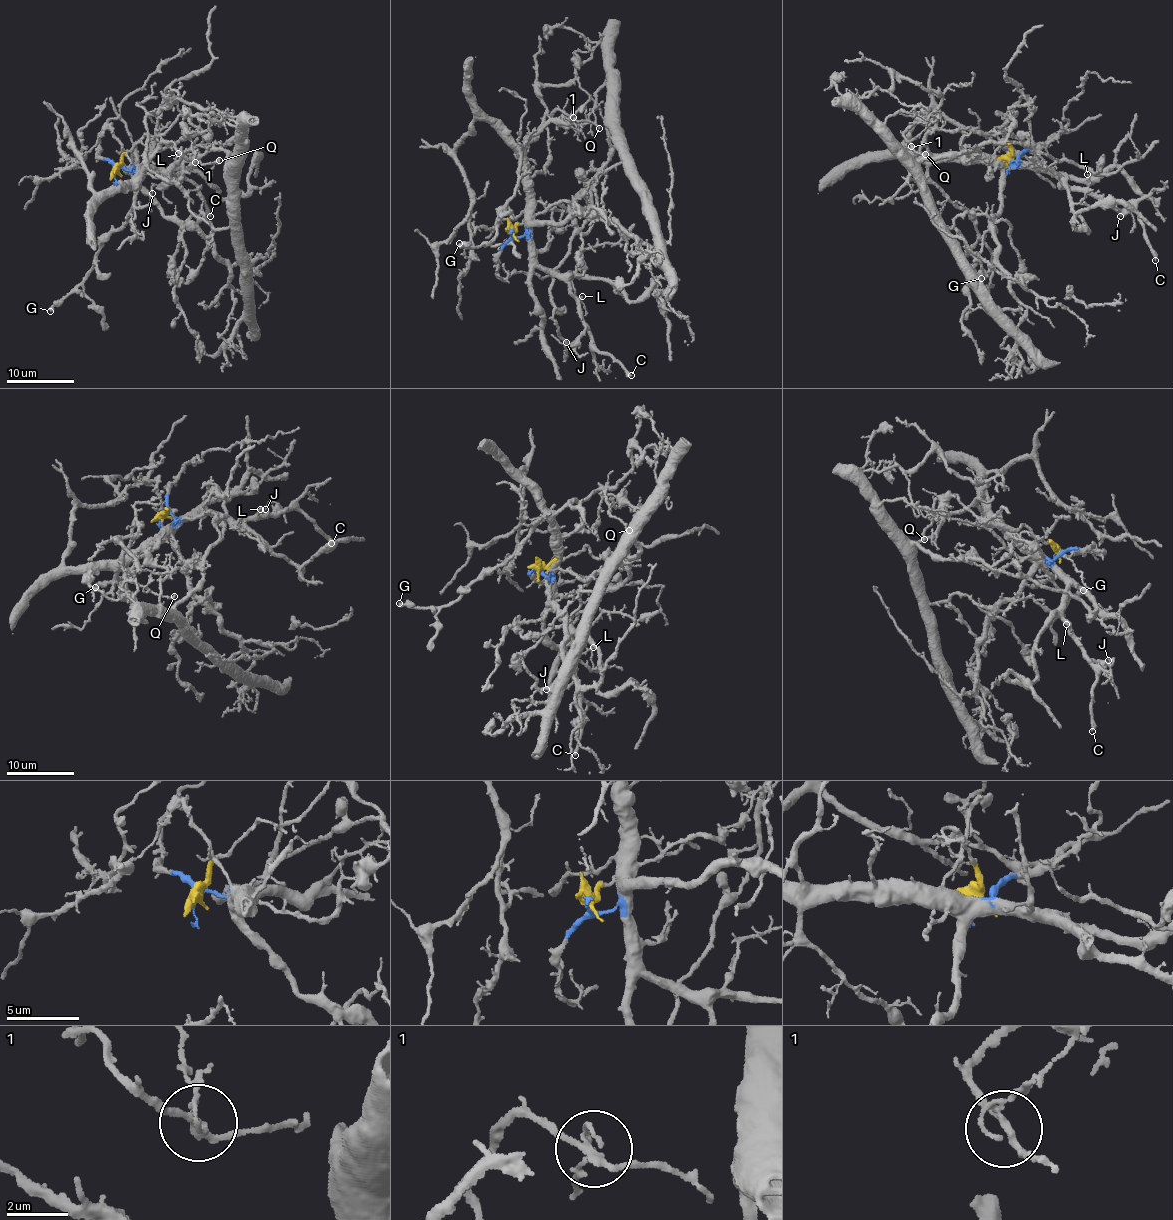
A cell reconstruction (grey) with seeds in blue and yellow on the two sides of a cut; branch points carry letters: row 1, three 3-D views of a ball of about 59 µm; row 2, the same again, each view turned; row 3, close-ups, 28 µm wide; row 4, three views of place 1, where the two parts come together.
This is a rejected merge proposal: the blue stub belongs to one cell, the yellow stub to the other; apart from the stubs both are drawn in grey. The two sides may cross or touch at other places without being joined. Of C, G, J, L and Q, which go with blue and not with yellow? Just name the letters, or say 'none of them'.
C, G, J, L, Q

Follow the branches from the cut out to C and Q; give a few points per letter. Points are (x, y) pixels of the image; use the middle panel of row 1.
C: (510, 232), (527, 236), (528, 253), (535, 261), (569, 285), (591, 342), (631, 376)
Q: (510, 232), (526, 230), (534, 173), (545, 167), (549, 118), (562, 110), (599, 128)

